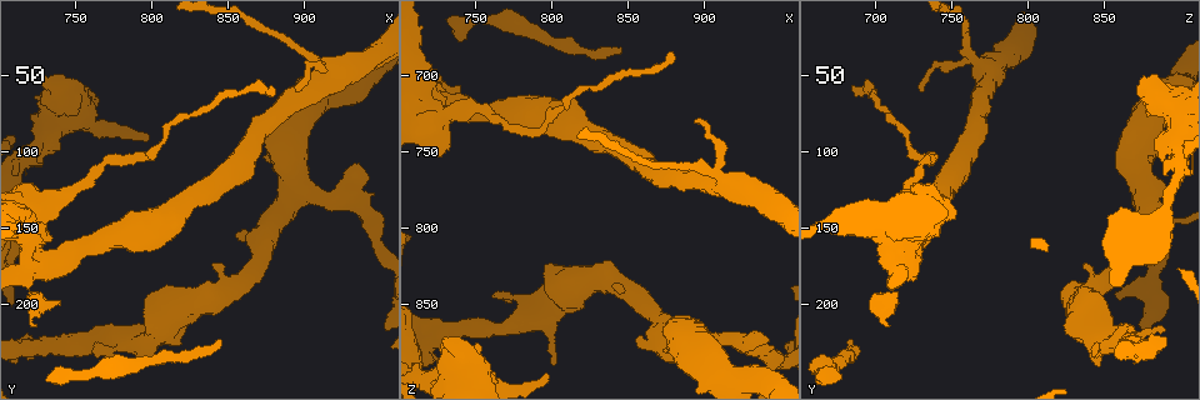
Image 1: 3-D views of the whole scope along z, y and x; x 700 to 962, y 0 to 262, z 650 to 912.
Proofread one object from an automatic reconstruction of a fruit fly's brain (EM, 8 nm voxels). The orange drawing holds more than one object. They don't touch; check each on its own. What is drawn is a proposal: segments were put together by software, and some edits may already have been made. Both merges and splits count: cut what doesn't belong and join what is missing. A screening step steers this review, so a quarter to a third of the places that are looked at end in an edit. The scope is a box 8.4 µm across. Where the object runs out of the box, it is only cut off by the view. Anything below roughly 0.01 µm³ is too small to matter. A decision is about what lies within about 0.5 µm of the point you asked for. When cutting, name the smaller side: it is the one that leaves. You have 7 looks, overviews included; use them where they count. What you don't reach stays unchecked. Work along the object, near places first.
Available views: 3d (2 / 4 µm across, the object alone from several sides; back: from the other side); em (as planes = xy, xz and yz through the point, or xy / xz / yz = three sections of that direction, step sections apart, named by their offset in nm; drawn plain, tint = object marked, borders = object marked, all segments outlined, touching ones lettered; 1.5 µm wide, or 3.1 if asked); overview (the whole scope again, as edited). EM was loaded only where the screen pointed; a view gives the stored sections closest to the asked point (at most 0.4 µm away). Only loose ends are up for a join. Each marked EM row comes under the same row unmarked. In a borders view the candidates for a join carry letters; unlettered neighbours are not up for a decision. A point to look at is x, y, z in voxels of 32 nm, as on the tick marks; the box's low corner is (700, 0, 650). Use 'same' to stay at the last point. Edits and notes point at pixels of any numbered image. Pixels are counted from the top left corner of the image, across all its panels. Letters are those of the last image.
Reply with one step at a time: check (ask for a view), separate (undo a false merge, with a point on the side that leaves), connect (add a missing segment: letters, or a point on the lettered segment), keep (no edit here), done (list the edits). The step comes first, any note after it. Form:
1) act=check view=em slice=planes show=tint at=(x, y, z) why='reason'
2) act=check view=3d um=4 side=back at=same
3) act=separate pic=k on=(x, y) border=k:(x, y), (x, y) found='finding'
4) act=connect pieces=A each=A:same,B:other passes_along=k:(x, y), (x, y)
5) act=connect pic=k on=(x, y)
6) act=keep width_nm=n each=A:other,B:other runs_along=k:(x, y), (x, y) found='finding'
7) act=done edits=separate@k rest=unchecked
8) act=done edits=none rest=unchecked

act=check view=3d um=2 at=(846, 224, 684) why='branch stops here'

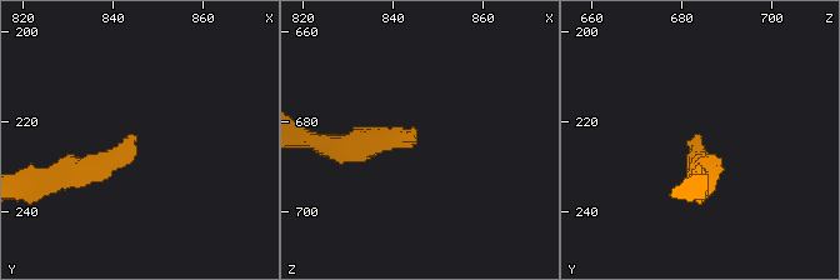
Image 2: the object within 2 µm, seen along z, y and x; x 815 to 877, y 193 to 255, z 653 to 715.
act=check view=em slice=planes show=borders at=(845, 223, 683)

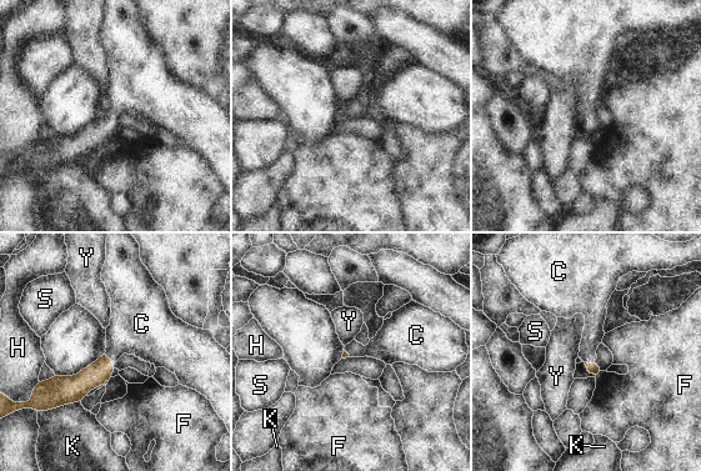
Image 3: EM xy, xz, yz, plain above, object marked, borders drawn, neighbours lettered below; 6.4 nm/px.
act=connect pieces=C longest_contact=K:220nm each=C:same,F:other,H:other,K:other,S:other,Y:other passes_along=3:(99, 372), (109, 357), (135, 329) found='it goes on there'

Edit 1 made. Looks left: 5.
act=check view=em slice=yz step=8 show=tint at=(852, 192, 842) why='arms part here'

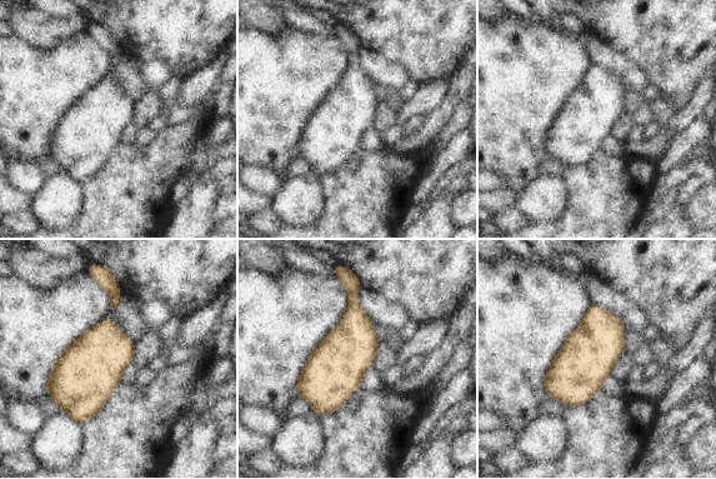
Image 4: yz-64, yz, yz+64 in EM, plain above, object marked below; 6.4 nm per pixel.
act=check view=em slice=planes show=borders at=same

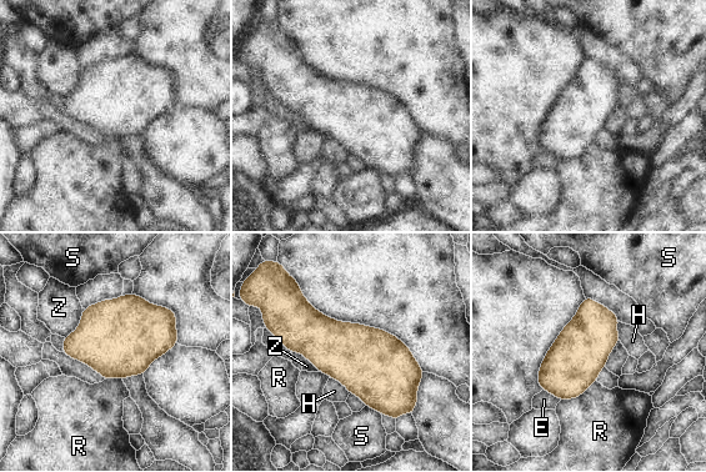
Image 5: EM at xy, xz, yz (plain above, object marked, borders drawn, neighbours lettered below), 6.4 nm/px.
act=keep each=E:other,H:other,R:other,S:other,Z:other border=5:(596, 380), (579, 396), (560, 401) found='continuous, no second neuron'

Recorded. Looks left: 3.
act=check view=3d um=4 at=(716, 224, 892) why='branch stops here'

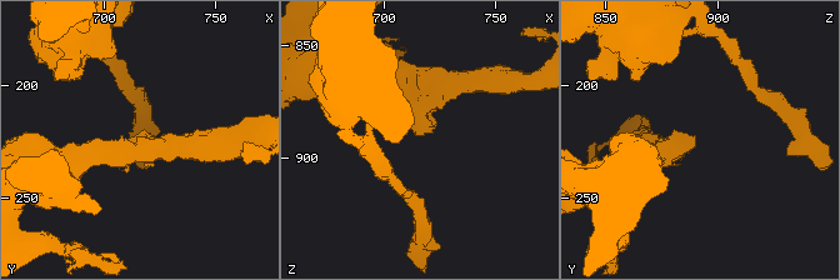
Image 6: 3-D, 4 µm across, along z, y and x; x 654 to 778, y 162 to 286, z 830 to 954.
act=check view=em um=3.1 slice=planes show=borders at=(717, 223, 891) why='now the EM'

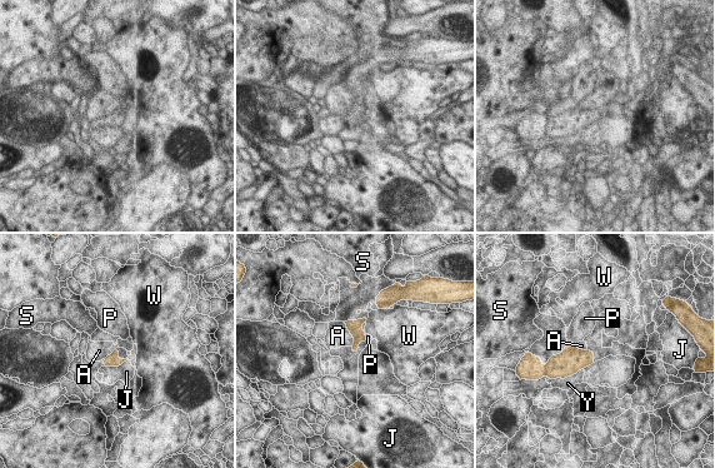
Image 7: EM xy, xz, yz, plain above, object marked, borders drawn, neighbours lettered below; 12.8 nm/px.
act=keep each=A:other,J:other,P:other,S:other,W:other,Y:other border=7:(343, 322), (353, 337), (353, 344) found='none of them fits'

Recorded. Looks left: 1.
act=done edits=connect@3 rest=unchecked

